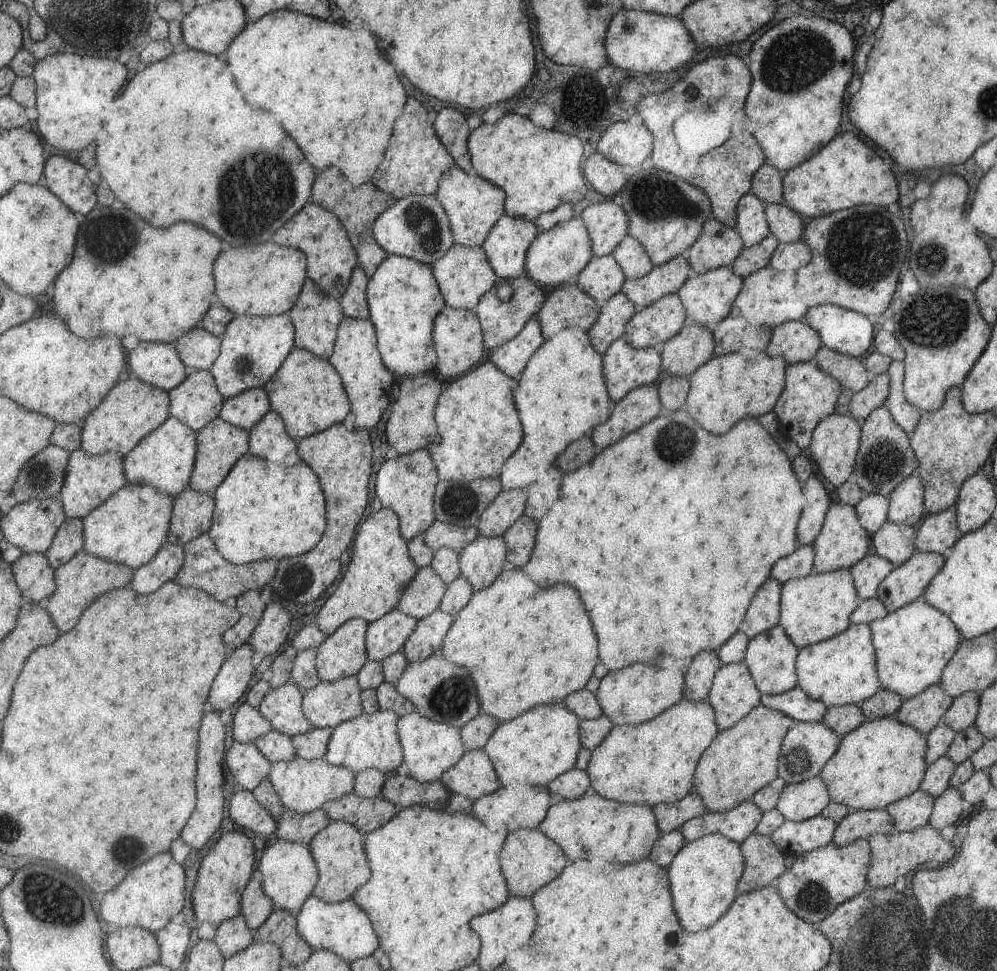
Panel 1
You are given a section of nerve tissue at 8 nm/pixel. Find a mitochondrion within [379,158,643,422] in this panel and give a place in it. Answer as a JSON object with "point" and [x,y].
{"point":[420,217]}

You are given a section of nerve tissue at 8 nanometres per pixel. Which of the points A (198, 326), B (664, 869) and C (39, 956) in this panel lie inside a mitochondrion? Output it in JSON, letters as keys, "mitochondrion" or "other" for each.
{"A":"other","B":"other","C":"other"}

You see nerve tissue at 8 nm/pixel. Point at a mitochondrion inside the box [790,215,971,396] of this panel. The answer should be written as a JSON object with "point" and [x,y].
{"point":[931,259]}

